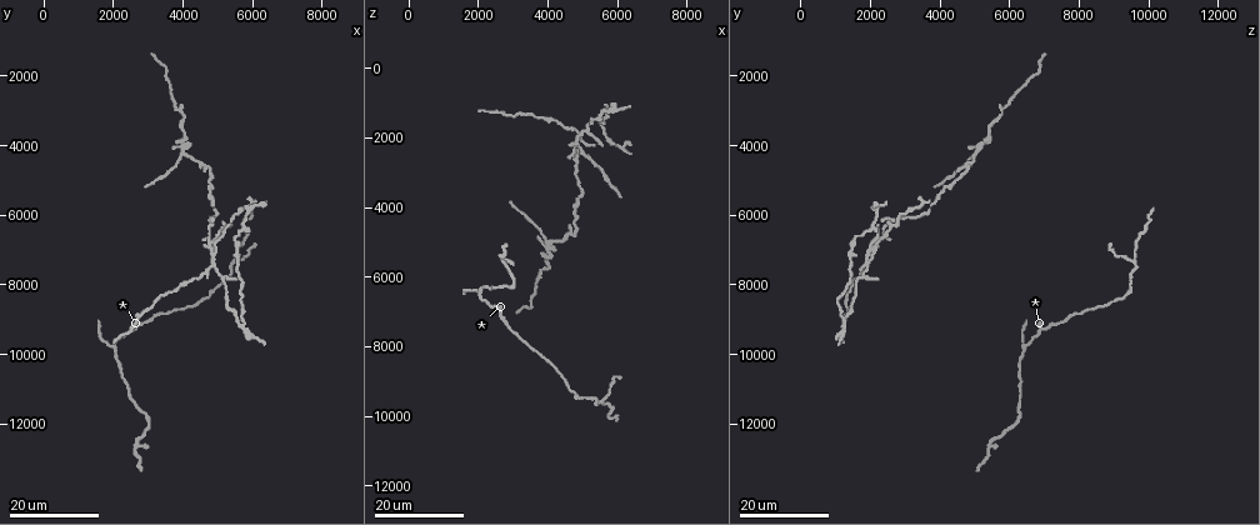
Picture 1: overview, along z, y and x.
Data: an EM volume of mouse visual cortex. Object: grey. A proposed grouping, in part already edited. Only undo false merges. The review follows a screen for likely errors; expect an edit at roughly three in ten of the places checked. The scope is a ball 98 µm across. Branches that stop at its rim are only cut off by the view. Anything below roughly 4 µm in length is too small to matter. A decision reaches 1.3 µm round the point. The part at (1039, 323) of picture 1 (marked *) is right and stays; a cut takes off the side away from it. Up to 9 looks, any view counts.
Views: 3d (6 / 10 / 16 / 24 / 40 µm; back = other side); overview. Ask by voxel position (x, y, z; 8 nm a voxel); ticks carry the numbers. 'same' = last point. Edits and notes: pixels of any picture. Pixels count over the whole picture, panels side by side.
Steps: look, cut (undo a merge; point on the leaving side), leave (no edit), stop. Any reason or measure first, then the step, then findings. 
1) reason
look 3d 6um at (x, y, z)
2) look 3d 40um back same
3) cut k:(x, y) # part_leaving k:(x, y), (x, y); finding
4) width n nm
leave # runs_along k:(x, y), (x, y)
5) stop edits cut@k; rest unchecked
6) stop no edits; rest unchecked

arms part here
look 3d 16um at (5500, 7200, 9600)

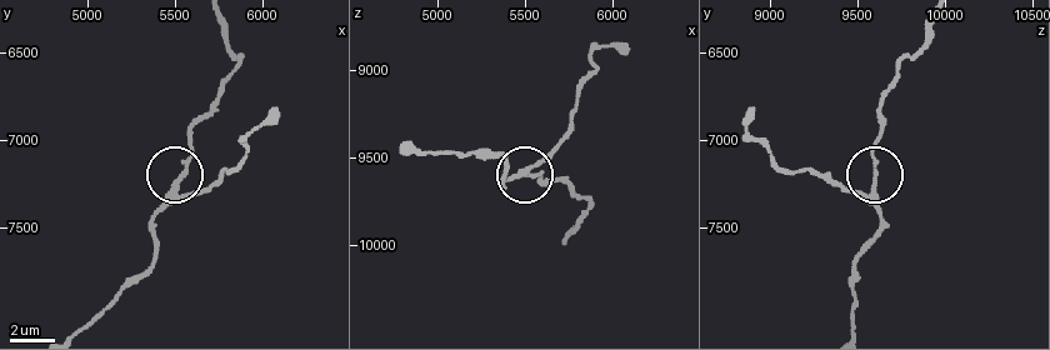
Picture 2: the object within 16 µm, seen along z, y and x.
closer look
look 3d 10um at (5520, 7280, 9600)

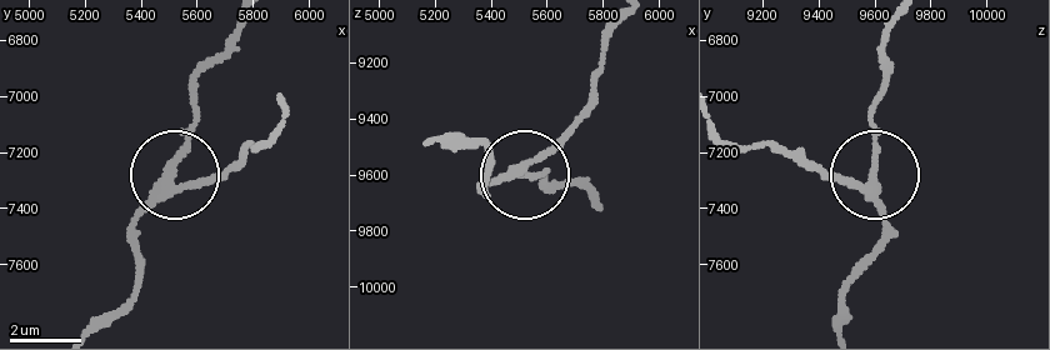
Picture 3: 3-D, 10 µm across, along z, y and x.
side_arm 16 um
cut 3:(213, 179) # part_leaving 3:(173, 190), (205, 184), (276, 126); a second neuron is stuck on

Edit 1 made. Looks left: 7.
look overview

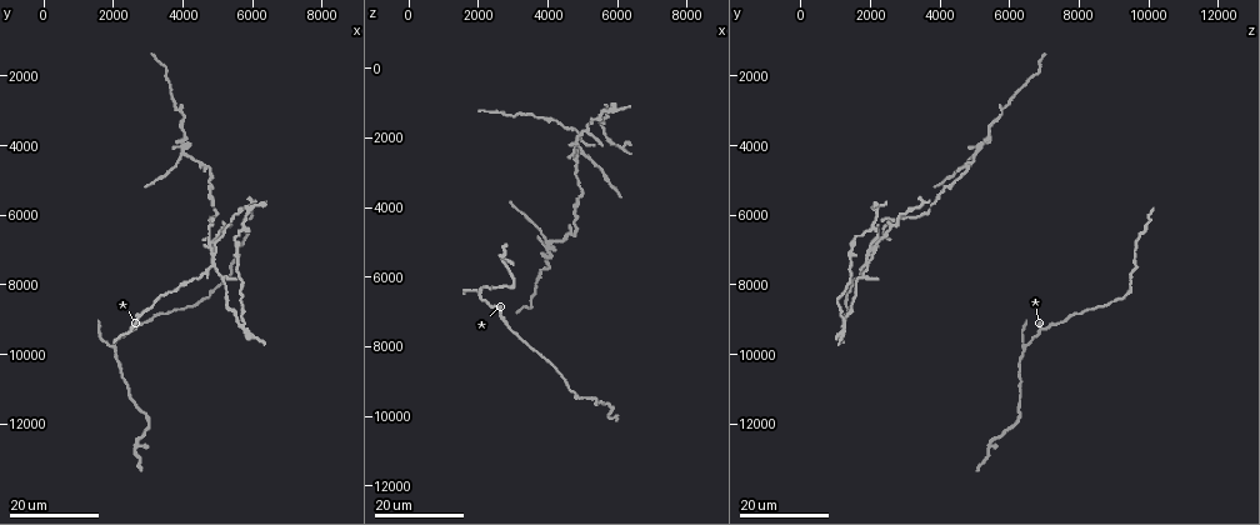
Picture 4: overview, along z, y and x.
calibre changes
look 3d 24um at (4800, 5600, 3800)

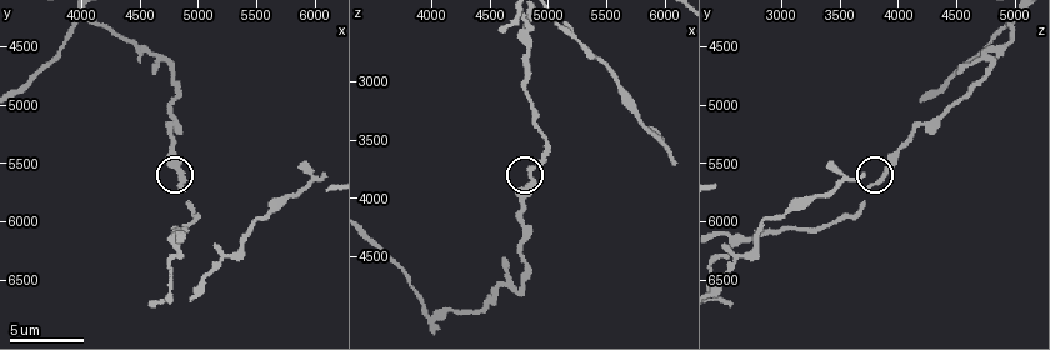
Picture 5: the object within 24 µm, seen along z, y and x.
look 3d 10um at (4860, 5580, 3860)

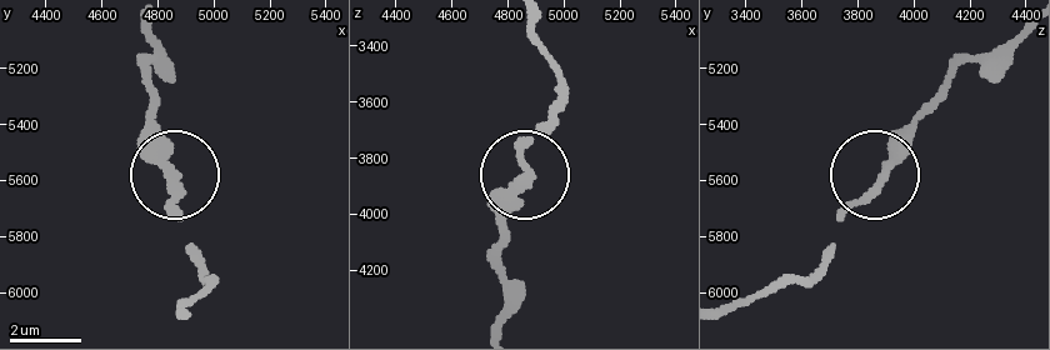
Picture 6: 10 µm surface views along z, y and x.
look 3d 10um back at (4850, 5600, 3880)

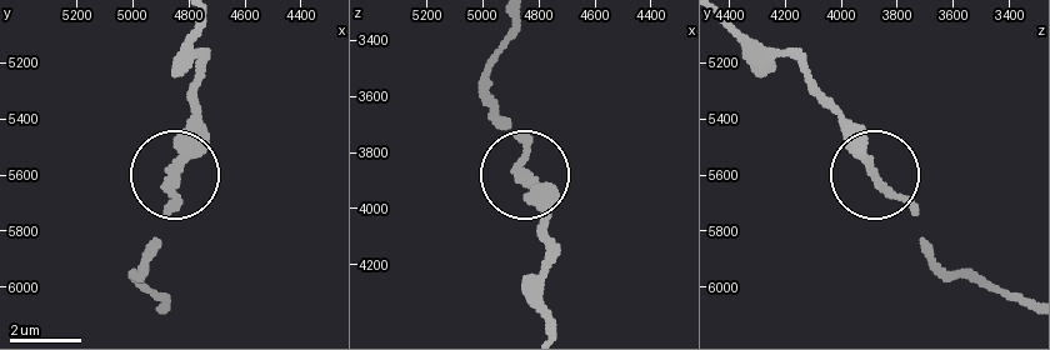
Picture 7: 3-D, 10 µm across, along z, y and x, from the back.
leave # continuous, no second neuron

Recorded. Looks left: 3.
narrows sharply
look 3d 24um at (1500, 9400, 6400)

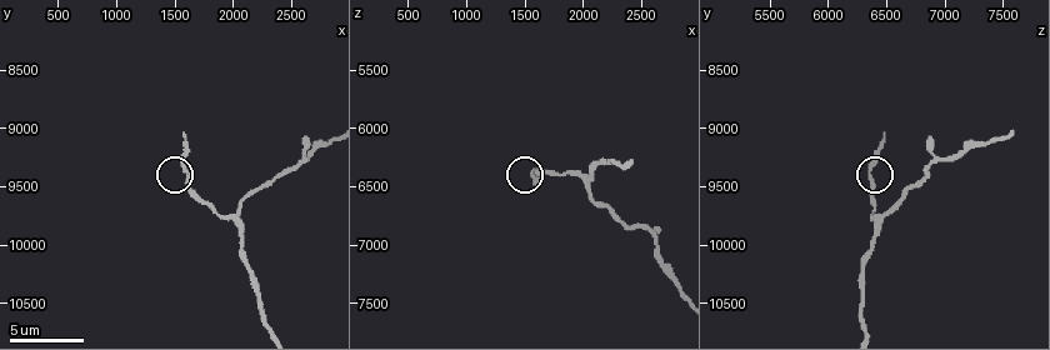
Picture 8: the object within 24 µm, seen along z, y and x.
look 3d 6um at (1600, 9380, 6380)

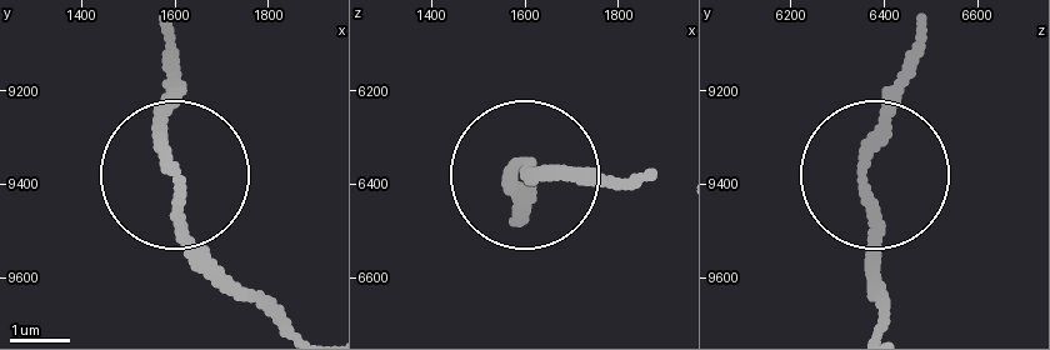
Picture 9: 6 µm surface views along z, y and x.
width 190 nm
leave # runs_along 9:(278, 325), (184, 220), (159, 115), (174, 31); one neuron here

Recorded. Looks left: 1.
a fork
look 3d 10um at (2620, 9300, 6920)

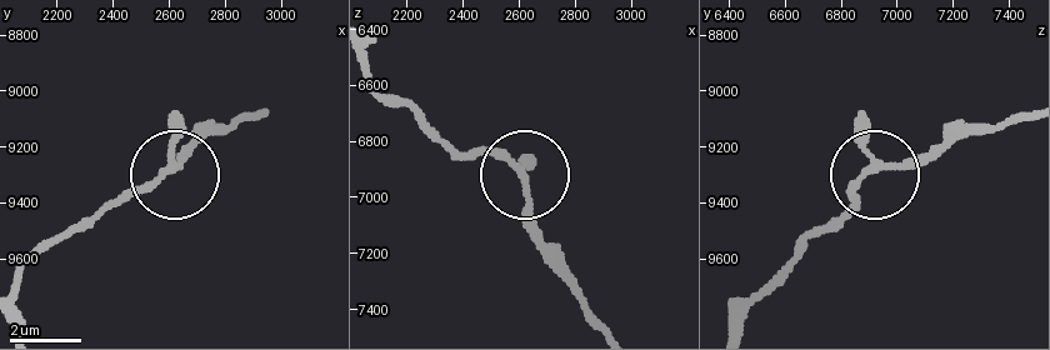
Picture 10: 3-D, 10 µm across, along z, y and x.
leave # runs_along 10:(853, 120), (855, 144), (879, 170), (924, 165), (975, 135); continuous, no second neuron

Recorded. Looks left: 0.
stop edits cut@3; rest unchecked

